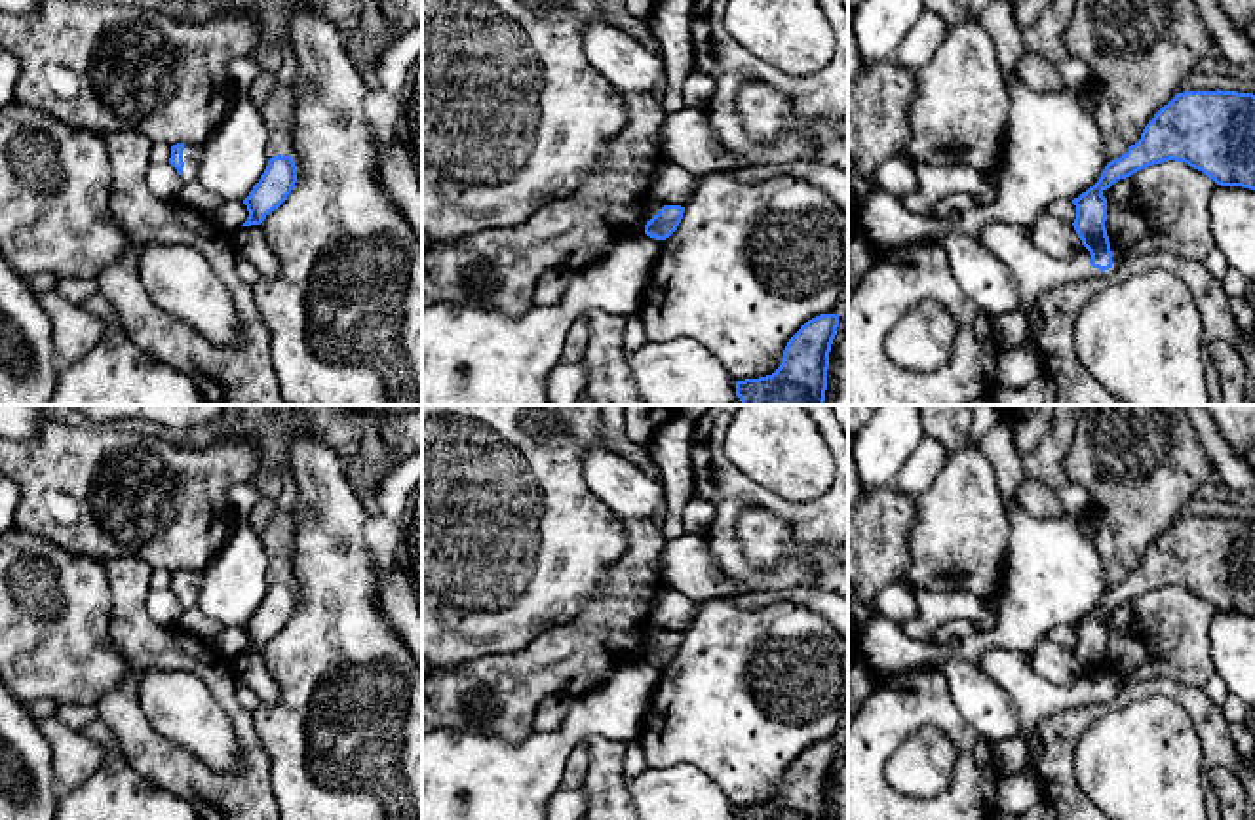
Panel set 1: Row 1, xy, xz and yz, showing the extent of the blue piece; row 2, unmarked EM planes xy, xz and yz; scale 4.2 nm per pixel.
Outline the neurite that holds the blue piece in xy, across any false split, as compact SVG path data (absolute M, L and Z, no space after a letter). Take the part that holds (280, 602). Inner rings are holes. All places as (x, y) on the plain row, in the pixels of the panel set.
M272 582L259 609L243 626L249 643L241 653L261 651L274 635L278 635L297 609L297 592L291 582Z

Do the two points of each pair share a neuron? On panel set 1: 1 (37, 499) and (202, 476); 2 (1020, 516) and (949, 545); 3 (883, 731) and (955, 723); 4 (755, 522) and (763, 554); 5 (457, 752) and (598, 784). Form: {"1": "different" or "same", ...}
{"1": "same", "2": "different", "3": "same", "4": "same", "5": "different"}

